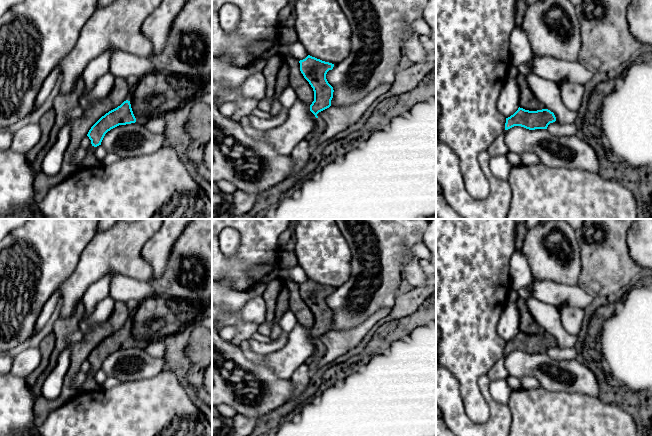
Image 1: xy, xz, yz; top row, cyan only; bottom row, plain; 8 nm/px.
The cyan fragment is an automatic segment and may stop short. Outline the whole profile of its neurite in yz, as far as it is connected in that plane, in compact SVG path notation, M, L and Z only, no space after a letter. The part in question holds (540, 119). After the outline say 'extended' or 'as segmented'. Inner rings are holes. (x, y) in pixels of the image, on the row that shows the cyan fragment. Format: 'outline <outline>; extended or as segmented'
outline M519 107L513 115L506 118L505 130L514 126L521 126L529 130L547 129L548 125L555 121L554 113L548 109L529 111Z; as segmented

